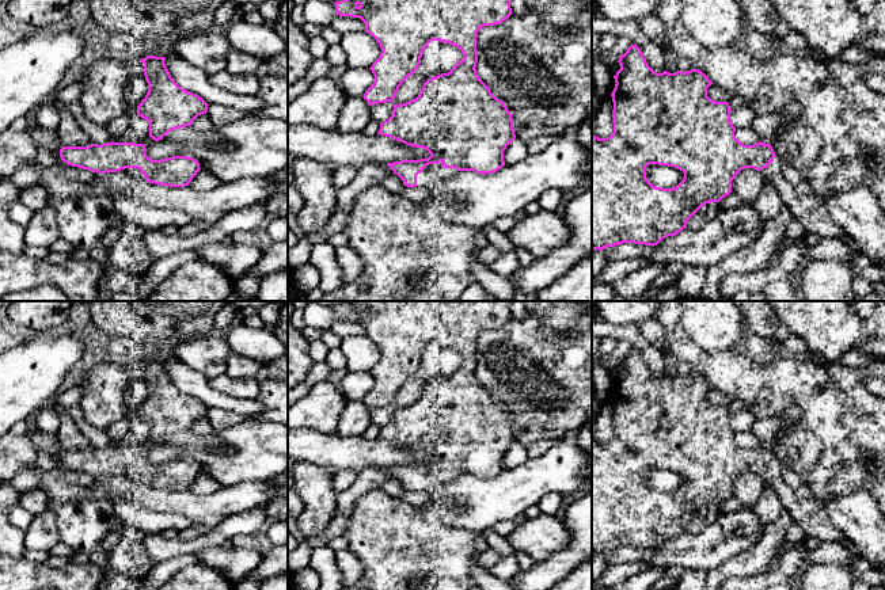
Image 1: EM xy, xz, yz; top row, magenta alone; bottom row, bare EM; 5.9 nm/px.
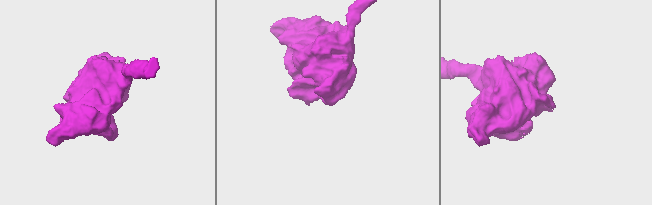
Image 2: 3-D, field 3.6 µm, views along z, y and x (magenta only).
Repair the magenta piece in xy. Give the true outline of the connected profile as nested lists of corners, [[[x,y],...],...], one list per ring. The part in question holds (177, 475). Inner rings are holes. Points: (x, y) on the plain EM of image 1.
[[[107,446],[88,450],[61,450],[60,461],[72,471],[91,476],[122,475],[149,487],[185,491],[201,473],[200,467],[189,460],[172,460],[152,464],[145,457],[144,448]]]

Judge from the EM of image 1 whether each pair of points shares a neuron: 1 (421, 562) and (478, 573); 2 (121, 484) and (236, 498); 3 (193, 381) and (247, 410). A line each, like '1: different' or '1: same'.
1: different
2: same
3: same

